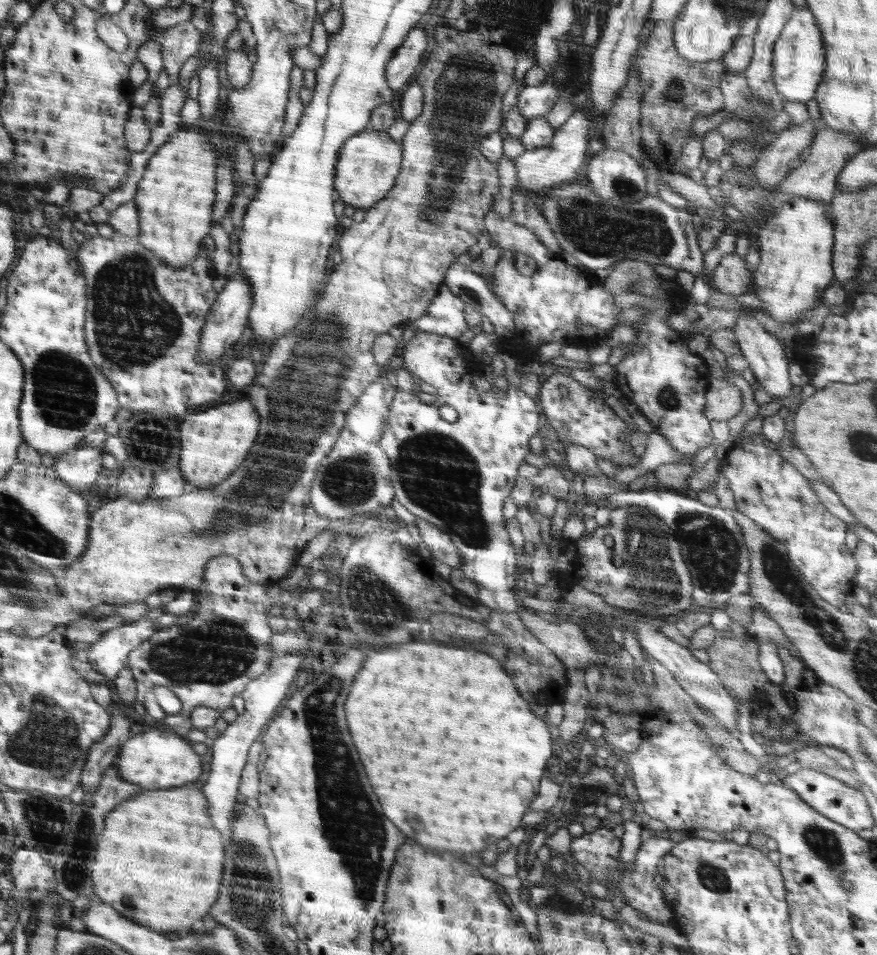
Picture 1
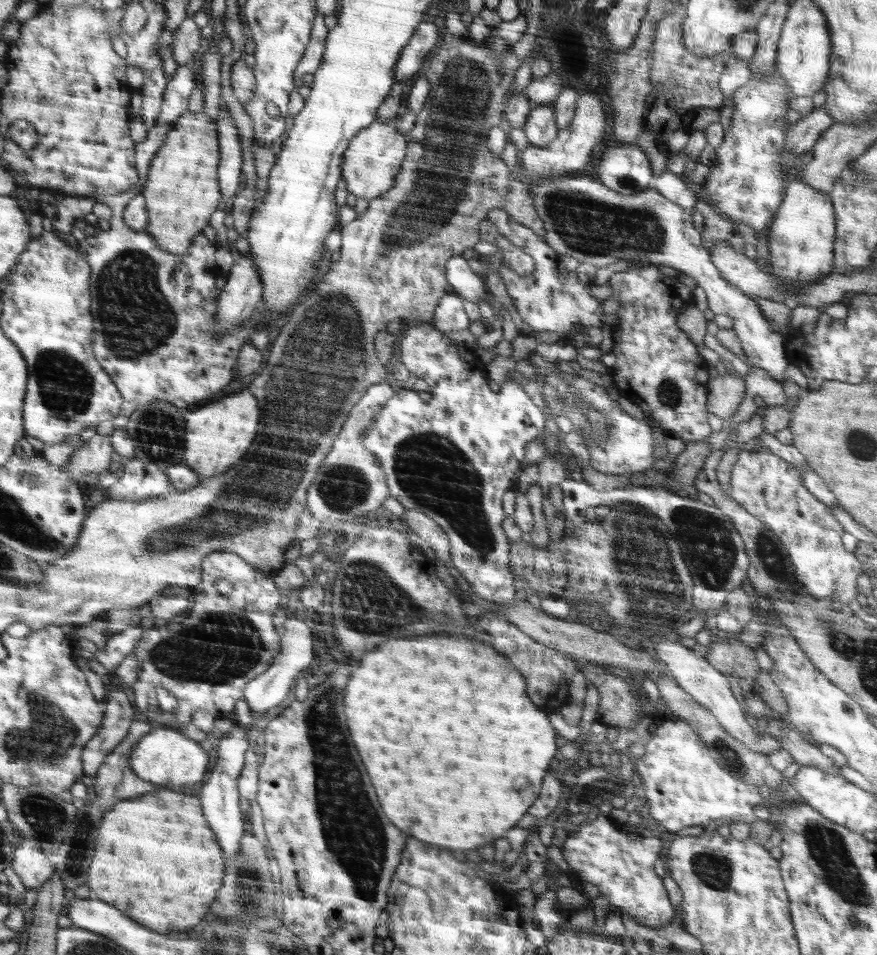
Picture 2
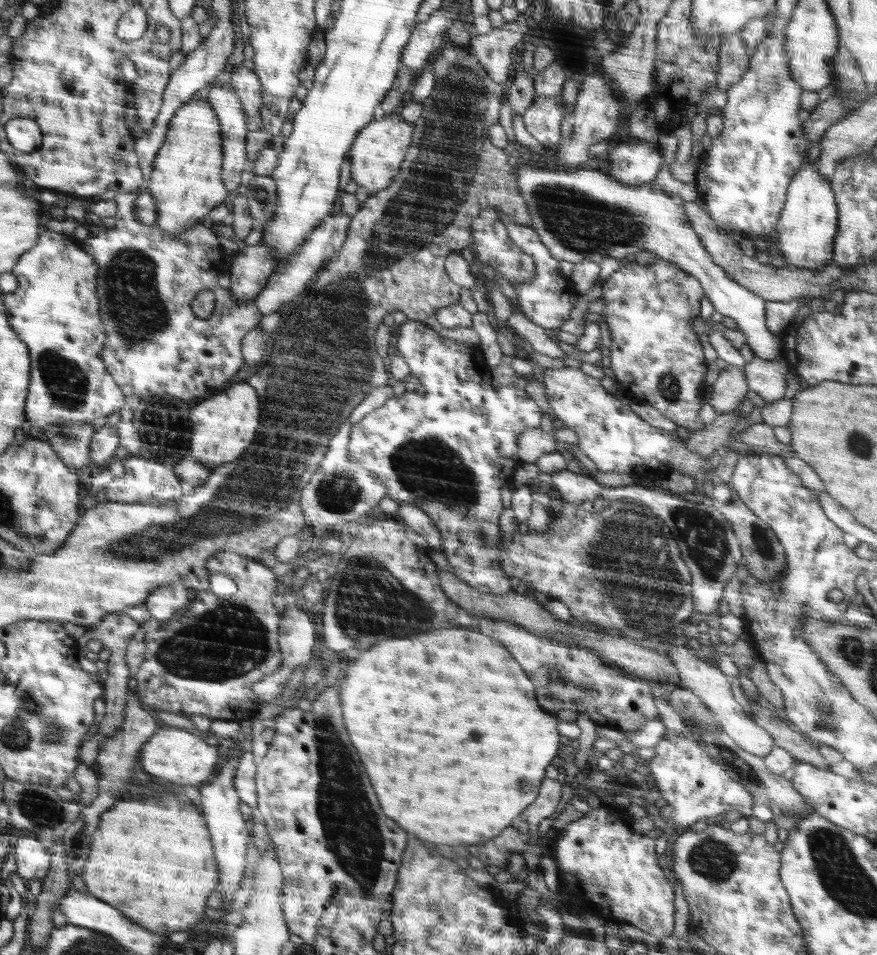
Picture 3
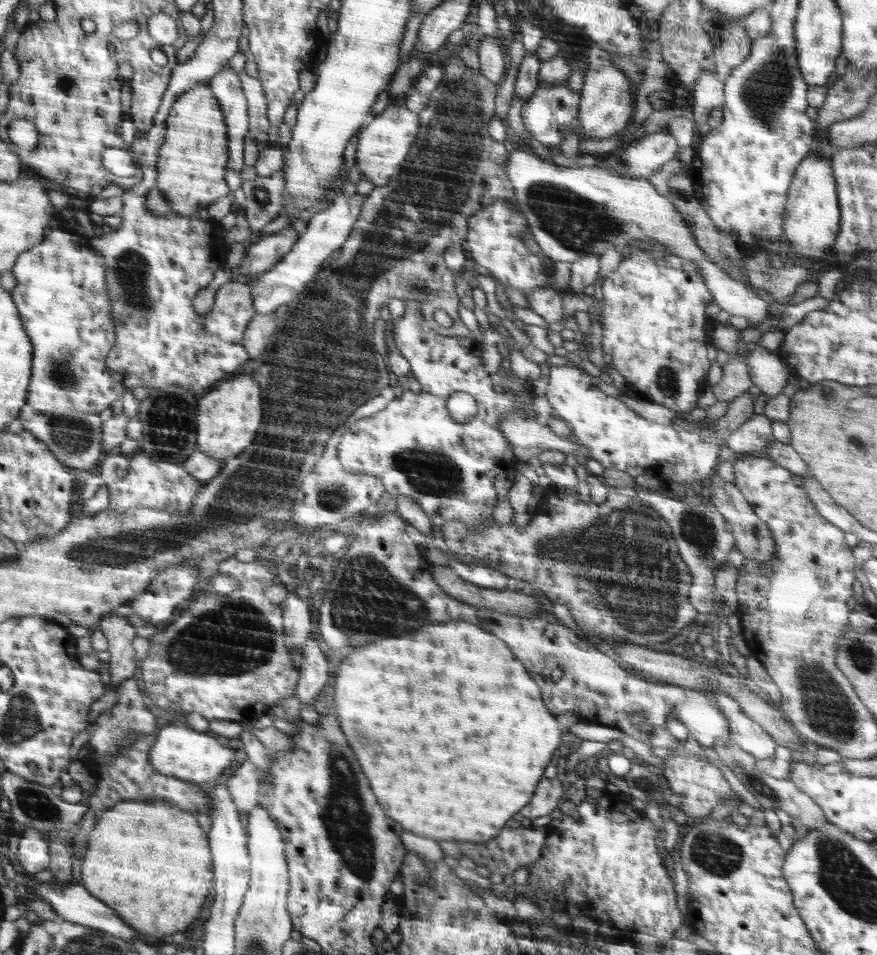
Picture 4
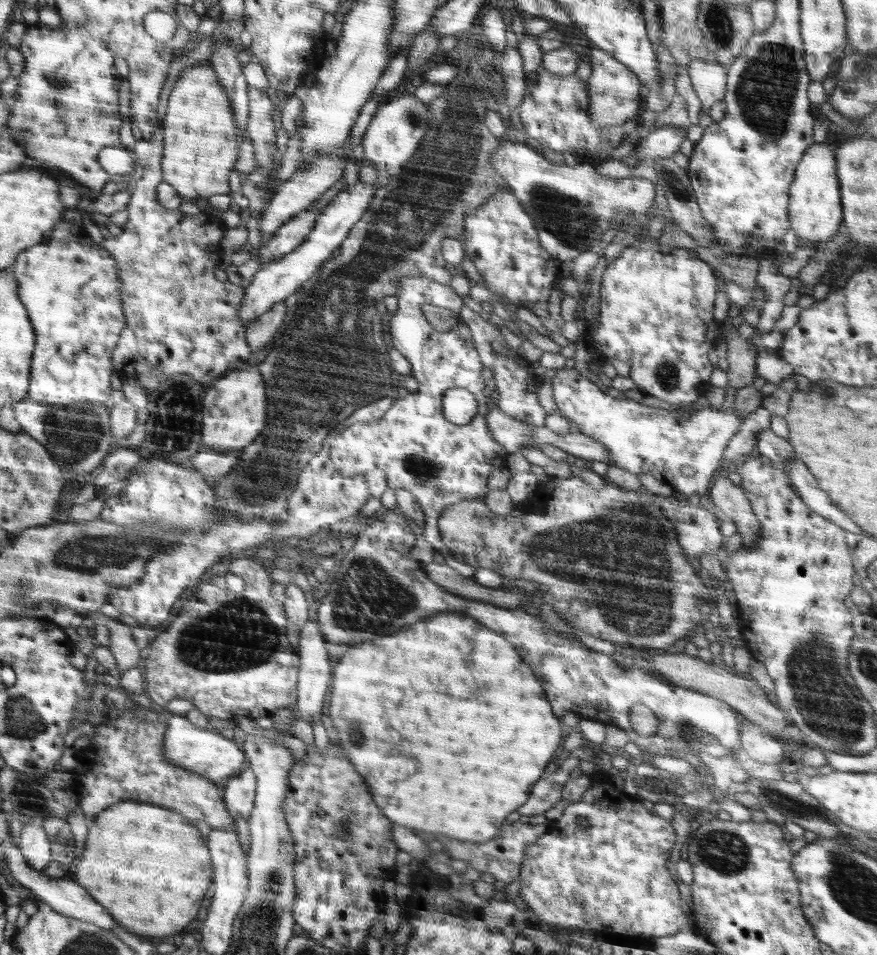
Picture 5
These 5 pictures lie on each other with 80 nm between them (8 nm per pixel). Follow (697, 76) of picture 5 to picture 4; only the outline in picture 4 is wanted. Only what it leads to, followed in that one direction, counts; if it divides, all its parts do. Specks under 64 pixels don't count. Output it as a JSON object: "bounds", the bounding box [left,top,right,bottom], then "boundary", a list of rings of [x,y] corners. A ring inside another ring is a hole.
{"bounds":[693,71,725,124],"boundary":[[[717,71],[705,72],[699,76],[693,89],[693,120],[696,124],[706,124],[710,112],[725,101],[725,82],[719,78]]]}

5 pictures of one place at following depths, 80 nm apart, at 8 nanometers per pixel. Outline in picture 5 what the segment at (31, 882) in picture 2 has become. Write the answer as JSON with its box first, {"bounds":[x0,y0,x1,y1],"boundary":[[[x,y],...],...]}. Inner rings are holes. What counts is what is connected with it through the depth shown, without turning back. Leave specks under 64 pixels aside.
{"bounds":[18,823,50,871],"boundary":[[[25,823],[20,834],[18,848],[25,855],[26,862],[34,870],[42,871],[50,864],[50,840],[48,832],[43,830],[41,825]]]}

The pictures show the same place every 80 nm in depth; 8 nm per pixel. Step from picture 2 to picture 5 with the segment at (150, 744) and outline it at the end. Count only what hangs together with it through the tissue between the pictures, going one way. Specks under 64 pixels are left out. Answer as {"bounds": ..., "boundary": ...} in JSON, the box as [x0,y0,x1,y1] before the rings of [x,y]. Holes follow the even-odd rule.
{"bounds":[163,715,244,783],"boundary":[[[172,715],[166,725],[163,756],[170,765],[196,772],[214,783],[216,780],[227,781],[228,776],[232,777],[244,768],[244,754],[234,742],[220,736],[220,732],[194,726],[185,715]]]}

